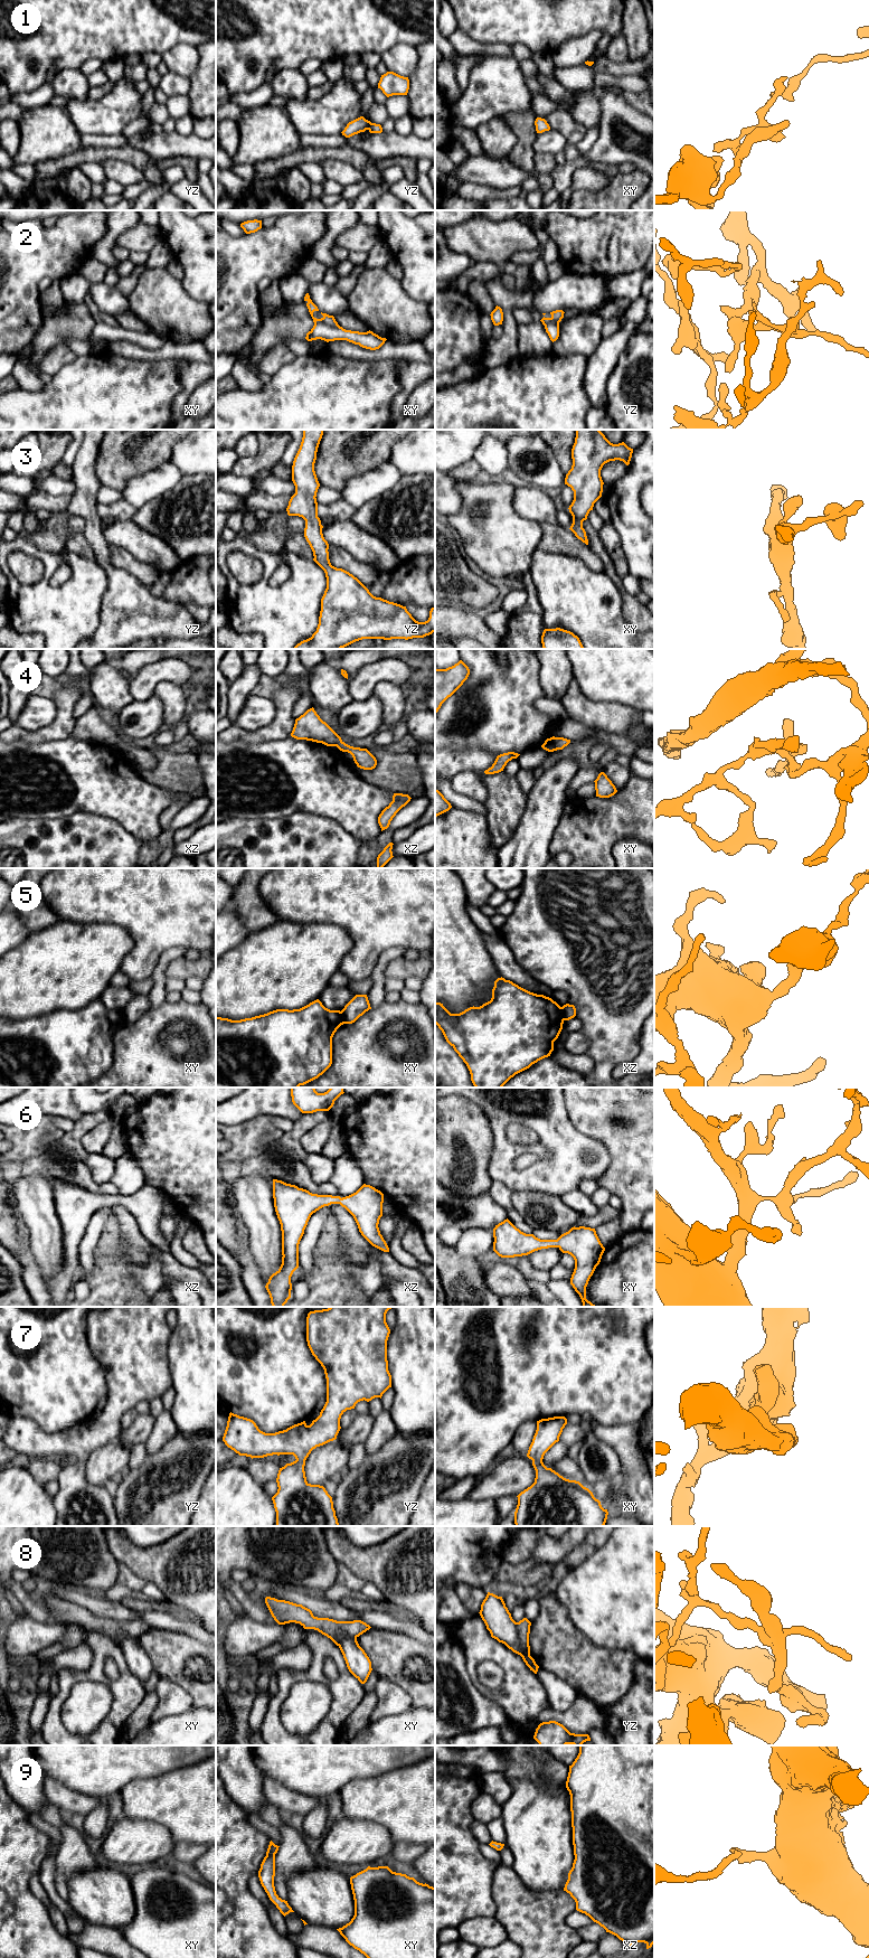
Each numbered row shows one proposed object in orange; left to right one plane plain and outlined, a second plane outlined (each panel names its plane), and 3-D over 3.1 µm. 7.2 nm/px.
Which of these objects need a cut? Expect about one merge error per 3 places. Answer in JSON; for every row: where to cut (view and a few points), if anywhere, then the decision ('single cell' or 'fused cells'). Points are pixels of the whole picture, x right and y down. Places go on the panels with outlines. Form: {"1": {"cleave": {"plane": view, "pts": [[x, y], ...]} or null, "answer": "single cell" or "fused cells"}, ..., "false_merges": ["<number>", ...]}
{"1": {"cleave": null, "answer": "single cell"}, "2": {"cleave": null, "answer": "single cell"}, "3": {"cleave": null, "answer": "single cell"}, "4": {"cleave": null, "answer": "single cell"}, "5": {"cleave": {"plane": "xz", "pts": [[560, 1007], [564, 1019]]}, "answer": "fused cells"}, "6": {"cleave": null, "answer": "single cell"}, "7": {"cleave": null, "answer": "single cell"}, "8": {"cleave": {"plane": "yz", "pts": [[516, 1622], [522, 1649], [529, 1655]]}, "answer": "fused cells"}, "9": {"cleave": null, "answer": "single cell"}, "false_merges": ["5", "8"]}

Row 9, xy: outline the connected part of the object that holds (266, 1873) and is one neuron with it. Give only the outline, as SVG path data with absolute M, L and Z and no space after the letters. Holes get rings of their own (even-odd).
M272 1841L270 1842L266 1856L264 1857L261 1864L261 1868L258 1871L258 1877L270 1900L276 1905L280 1912L285 1917L290 1912L294 1912L294 1911L289 1905L287 1901L282 1900L276 1894L275 1886L274 1886L275 1854L277 1853L278 1847L280 1846L275 1845Z

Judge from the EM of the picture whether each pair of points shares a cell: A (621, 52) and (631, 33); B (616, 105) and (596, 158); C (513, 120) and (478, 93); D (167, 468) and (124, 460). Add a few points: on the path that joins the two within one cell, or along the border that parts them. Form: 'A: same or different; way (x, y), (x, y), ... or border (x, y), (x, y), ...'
A: different; border (621, 33), (626, 41), (629, 59)
B: same; way (612, 119), (608, 123), (608, 144)
C: different; border (531, 107), (525, 111), (509, 111), (502, 116)
D: different; border (169, 460), (153, 469), (134, 476)

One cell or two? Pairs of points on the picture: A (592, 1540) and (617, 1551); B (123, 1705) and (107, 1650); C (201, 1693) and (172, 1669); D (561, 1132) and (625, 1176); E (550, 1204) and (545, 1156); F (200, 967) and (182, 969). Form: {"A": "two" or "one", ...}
{"A": "two", "B": "one", "C": "one", "D": "two", "E": "two", "F": "one"}

